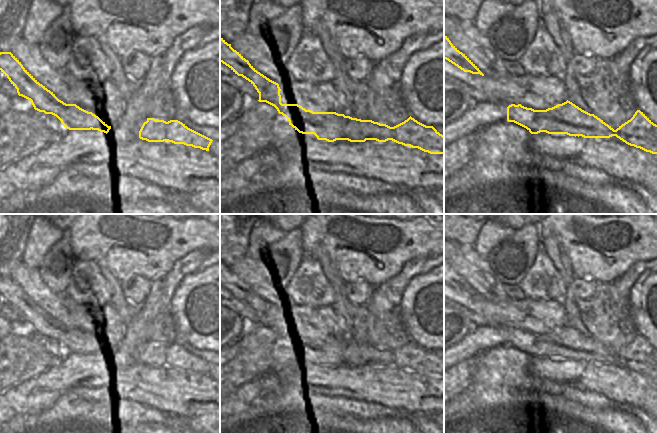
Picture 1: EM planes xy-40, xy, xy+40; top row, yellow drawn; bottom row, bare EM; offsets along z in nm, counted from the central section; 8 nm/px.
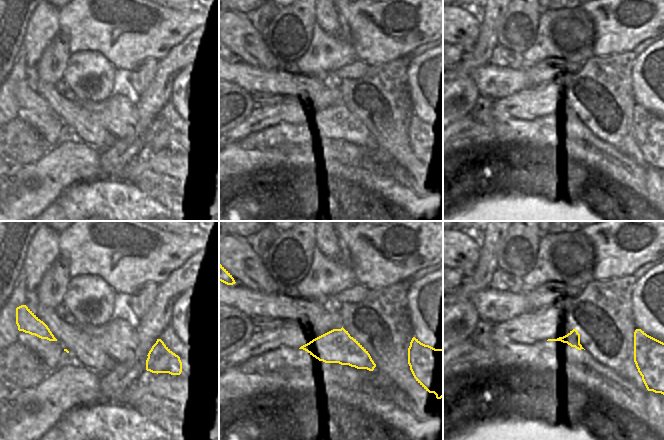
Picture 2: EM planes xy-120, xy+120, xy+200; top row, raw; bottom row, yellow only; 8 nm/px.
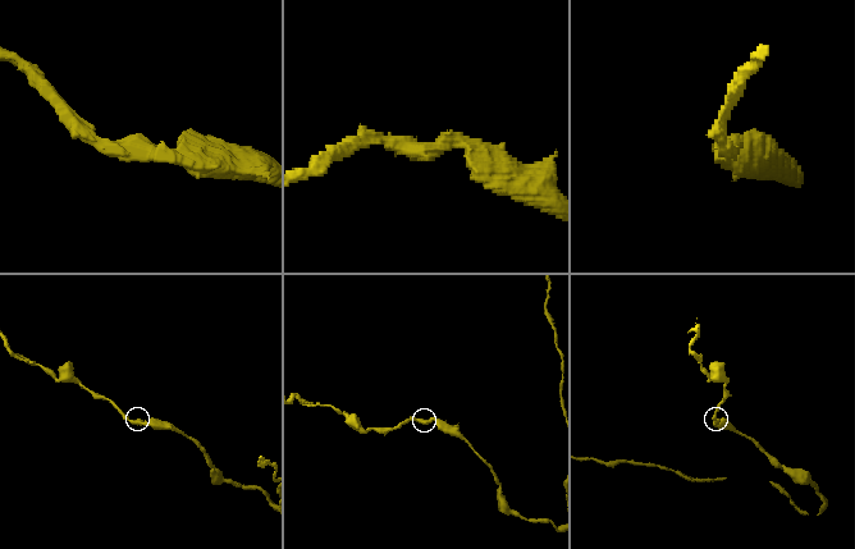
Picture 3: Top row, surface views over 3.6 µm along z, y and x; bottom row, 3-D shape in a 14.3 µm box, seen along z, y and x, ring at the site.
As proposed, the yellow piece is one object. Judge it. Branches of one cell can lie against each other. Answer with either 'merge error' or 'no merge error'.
no merge error

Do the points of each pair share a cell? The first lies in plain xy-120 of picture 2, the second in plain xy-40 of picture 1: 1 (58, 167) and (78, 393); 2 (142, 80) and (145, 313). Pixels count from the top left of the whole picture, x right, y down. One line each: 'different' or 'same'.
1: different
2: different

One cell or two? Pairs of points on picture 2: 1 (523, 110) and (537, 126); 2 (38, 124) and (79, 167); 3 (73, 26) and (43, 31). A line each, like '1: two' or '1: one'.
1: two
2: two
3: two

